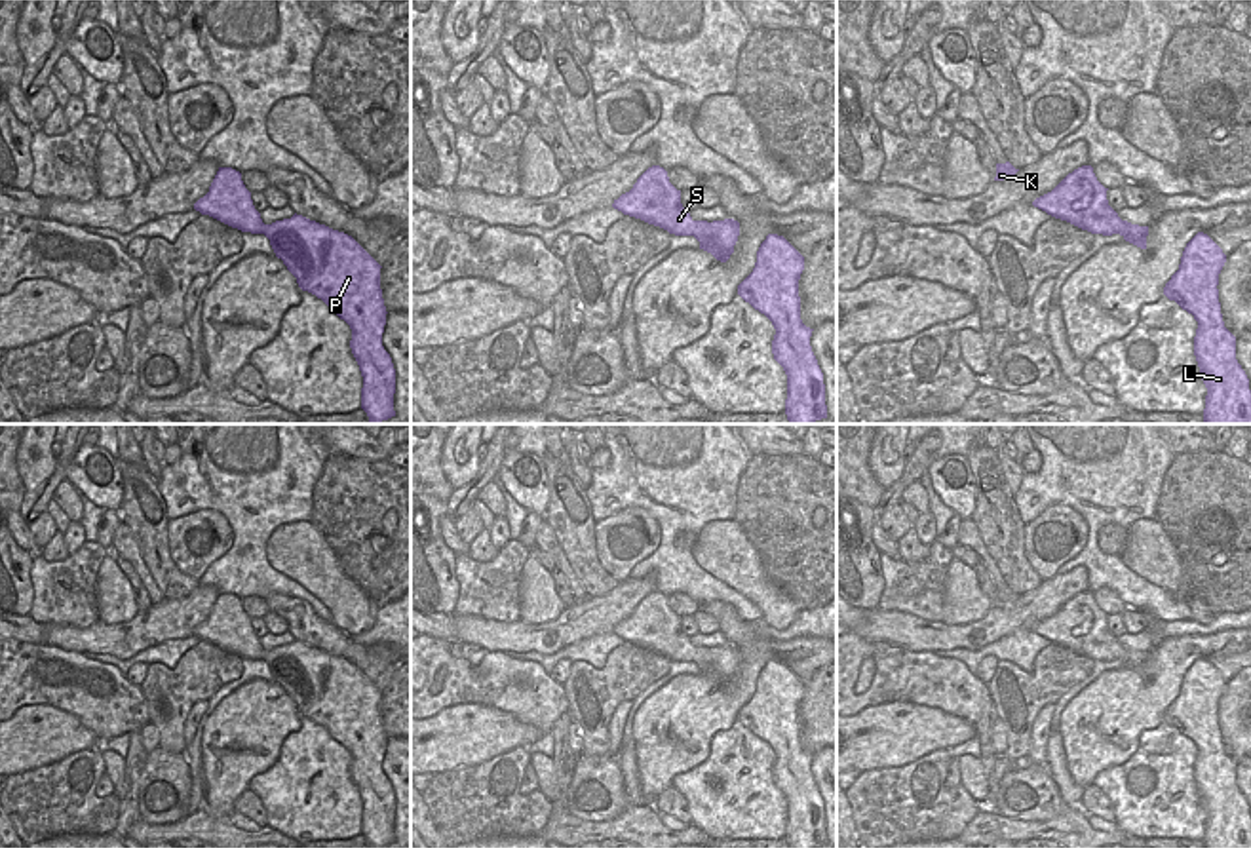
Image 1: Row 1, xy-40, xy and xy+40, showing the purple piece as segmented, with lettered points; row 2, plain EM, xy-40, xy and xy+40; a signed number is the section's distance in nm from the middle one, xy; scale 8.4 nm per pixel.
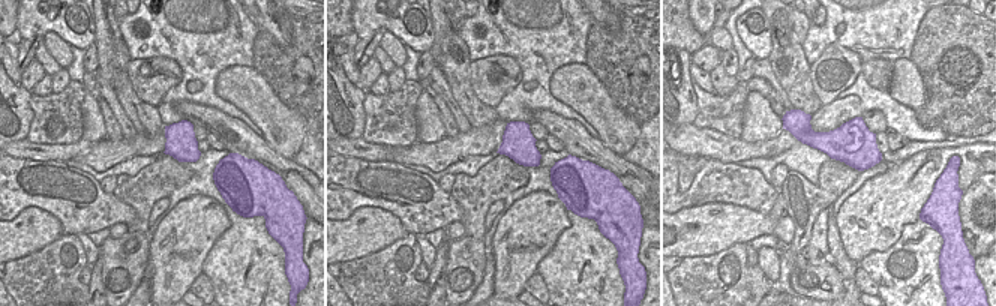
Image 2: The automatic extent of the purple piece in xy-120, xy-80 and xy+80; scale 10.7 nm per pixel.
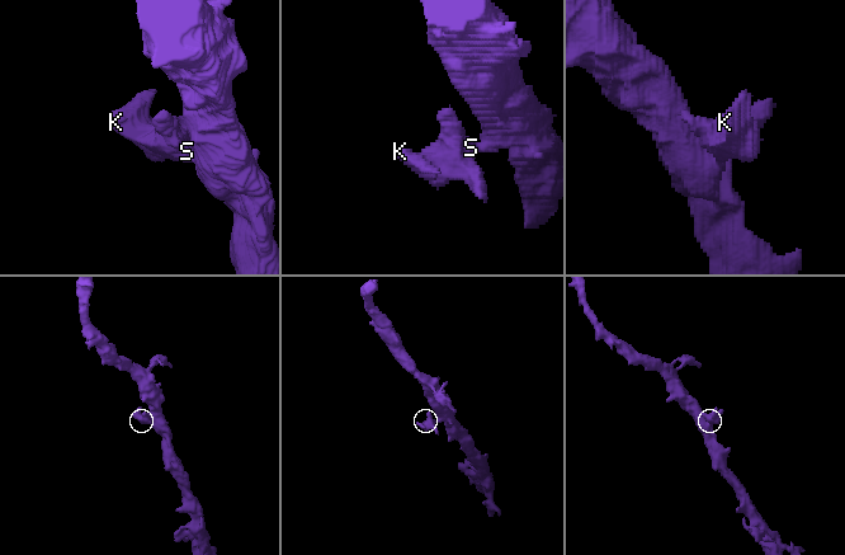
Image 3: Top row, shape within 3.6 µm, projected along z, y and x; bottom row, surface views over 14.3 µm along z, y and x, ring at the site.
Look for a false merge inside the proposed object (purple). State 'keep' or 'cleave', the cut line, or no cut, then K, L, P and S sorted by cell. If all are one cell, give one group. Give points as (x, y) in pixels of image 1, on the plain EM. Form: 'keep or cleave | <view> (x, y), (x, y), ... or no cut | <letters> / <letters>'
keep | no cut | K L P S

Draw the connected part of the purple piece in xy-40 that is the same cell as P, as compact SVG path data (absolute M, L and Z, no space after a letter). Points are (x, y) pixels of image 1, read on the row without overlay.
M219 593L209 618L194 635L270 665L298 713L321 724L350 751L350 774L363 802L361 835L369 848L395 842L395 795L382 772L388 740L380 715L382 692L352 662L302 641L264 650L241 599L232 593Z

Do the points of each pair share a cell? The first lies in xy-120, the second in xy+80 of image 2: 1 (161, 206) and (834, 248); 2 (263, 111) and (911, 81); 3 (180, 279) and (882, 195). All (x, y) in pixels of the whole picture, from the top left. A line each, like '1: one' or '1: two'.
1: two
2: one
3: one

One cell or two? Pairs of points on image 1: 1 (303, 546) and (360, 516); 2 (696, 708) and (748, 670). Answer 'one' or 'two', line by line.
1: two
2: one

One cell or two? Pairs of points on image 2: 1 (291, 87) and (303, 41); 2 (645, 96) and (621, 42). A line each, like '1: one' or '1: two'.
1: one
2: one

